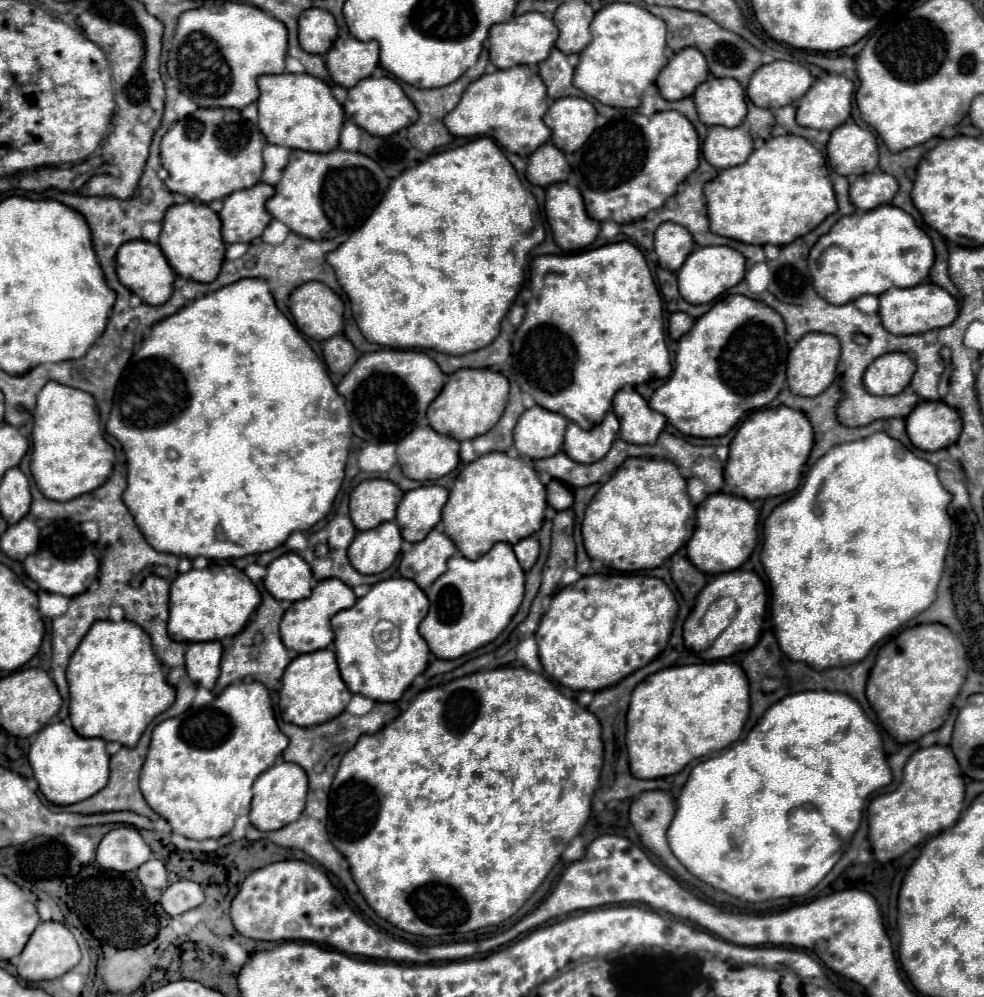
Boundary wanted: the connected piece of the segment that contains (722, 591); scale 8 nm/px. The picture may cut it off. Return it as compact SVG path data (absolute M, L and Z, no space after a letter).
M754 571L720 573L696 597L696 607L684 623L684 645L704 661L726 659L736 651L750 649L760 639L766 605L768 589Z

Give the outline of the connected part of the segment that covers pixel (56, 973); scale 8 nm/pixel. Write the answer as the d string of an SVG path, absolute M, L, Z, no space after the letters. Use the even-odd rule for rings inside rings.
M44 921L36 927L32 937L28 939L24 951L16 957L16 969L18 975L26 981L42 981L42 979L56 979L70 971L80 961L80 947L72 935L72 931L58 923L58 921Z

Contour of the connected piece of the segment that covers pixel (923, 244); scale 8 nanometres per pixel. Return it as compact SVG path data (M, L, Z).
M880 205L872 211L842 217L818 239L808 255L814 289L832 305L844 305L868 293L882 295L892 287L916 287L928 277L932 265L934 247L930 237L906 211L894 205Z

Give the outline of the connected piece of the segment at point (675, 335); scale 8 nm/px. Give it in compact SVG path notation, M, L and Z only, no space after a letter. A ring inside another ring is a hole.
M680 311L678 313L672 313L670 315L670 321L668 321L668 333L670 333L670 337L672 339L680 339L684 333L690 331L692 323L694 323L694 319L690 315L680 313Z

